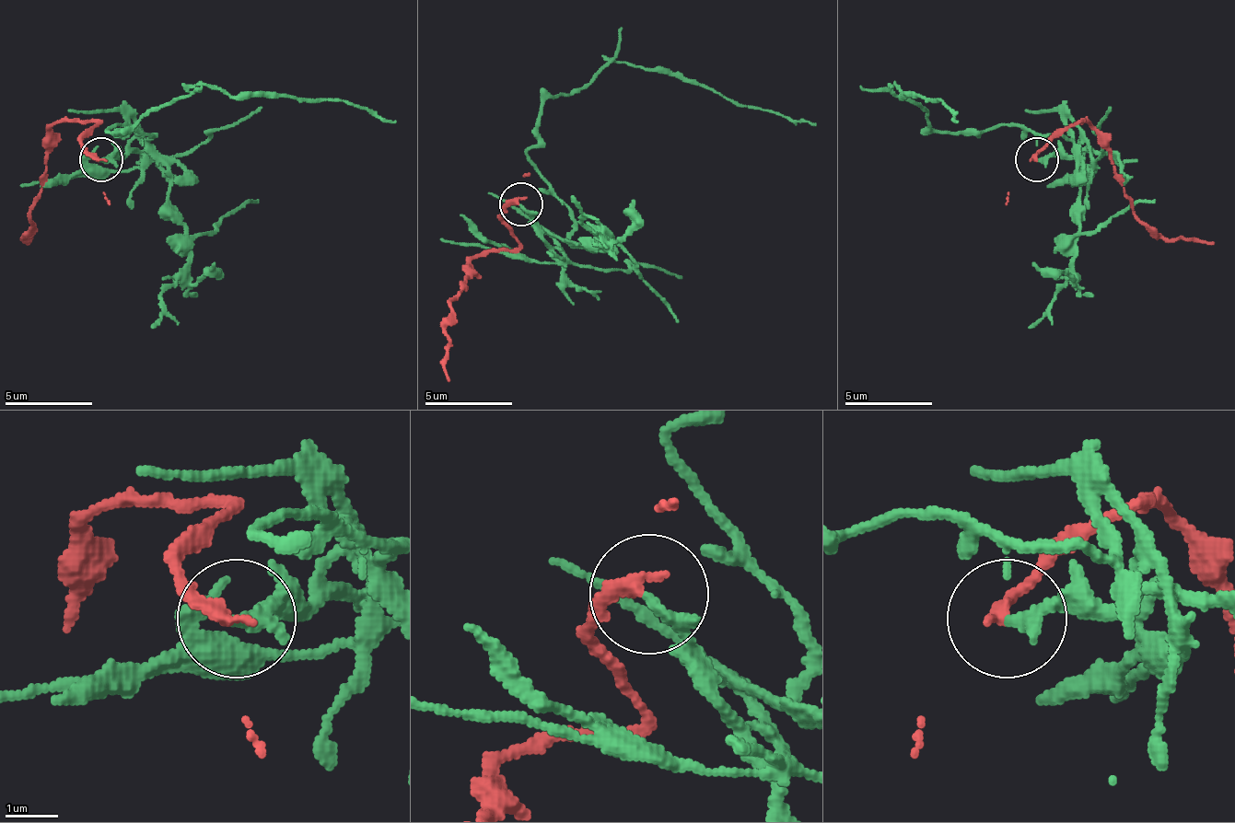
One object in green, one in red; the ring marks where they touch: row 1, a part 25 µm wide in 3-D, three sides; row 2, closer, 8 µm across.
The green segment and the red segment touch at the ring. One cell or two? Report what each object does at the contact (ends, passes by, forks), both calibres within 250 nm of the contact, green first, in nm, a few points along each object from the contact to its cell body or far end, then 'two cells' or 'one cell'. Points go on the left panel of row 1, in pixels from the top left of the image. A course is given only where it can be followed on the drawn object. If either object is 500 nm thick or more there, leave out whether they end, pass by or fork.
green ends there; red ends there; 240 nm thick on the green side, 280 nm on the other; green runs (101, 160), (150, 134), (133, 125), (110, 130), (119, 134), (198, 86), (342, 99), (394, 121); red runs (98, 160), (85, 138), (98, 125), (58, 121), (32, 208), (28, 243); two cells

